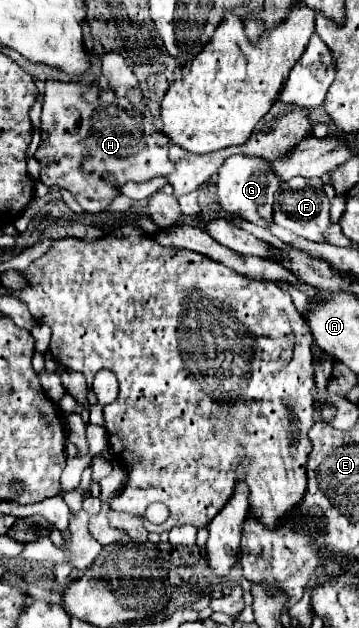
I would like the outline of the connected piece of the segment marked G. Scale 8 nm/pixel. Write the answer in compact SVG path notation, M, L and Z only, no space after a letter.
M232 155L218 169L216 193L226 213L238 213L258 227L268 227L272 223L274 191L280 187L280 177L272 173L272 161L258 155Z

